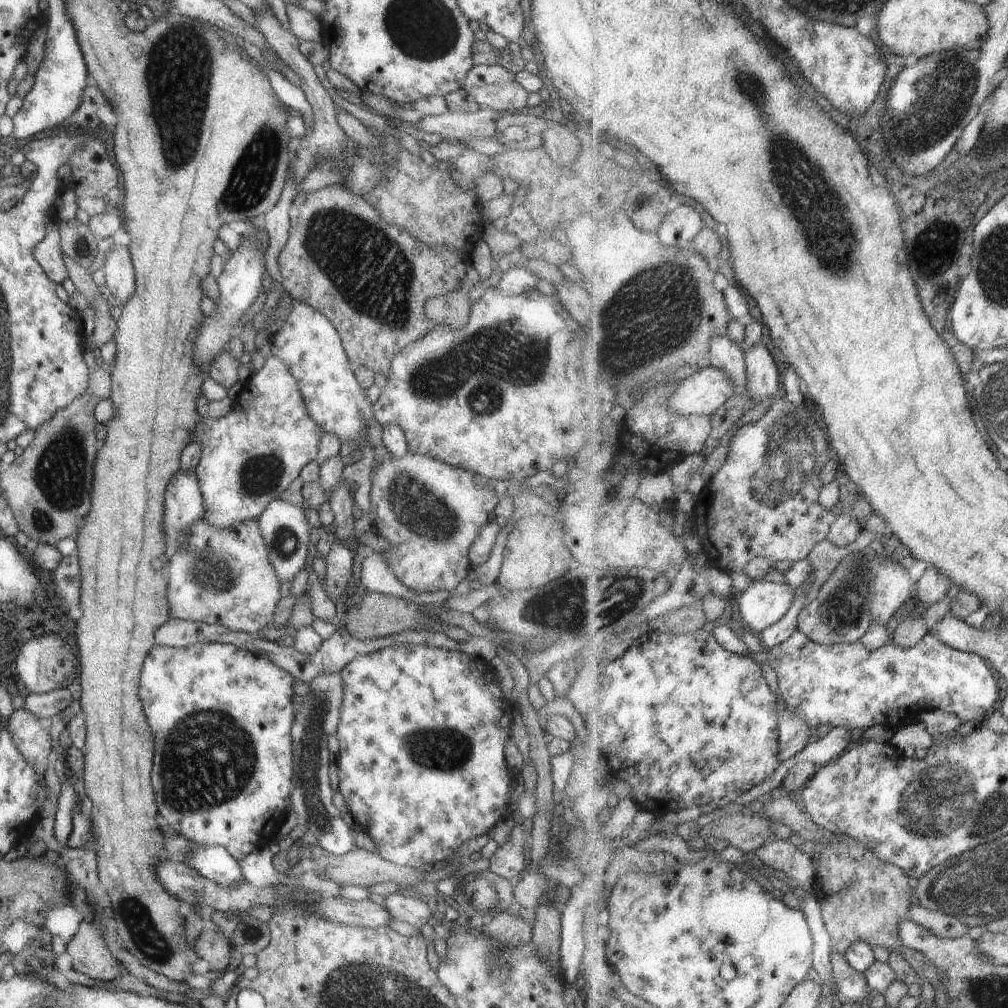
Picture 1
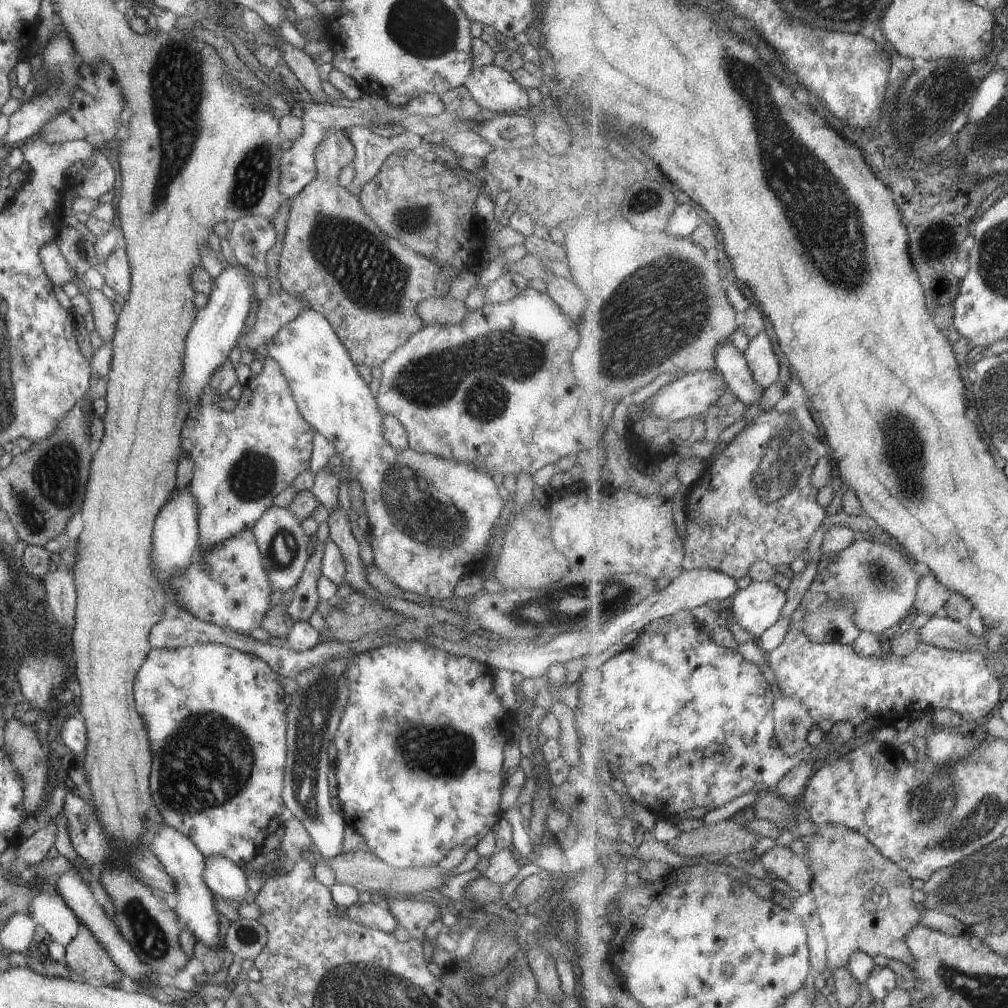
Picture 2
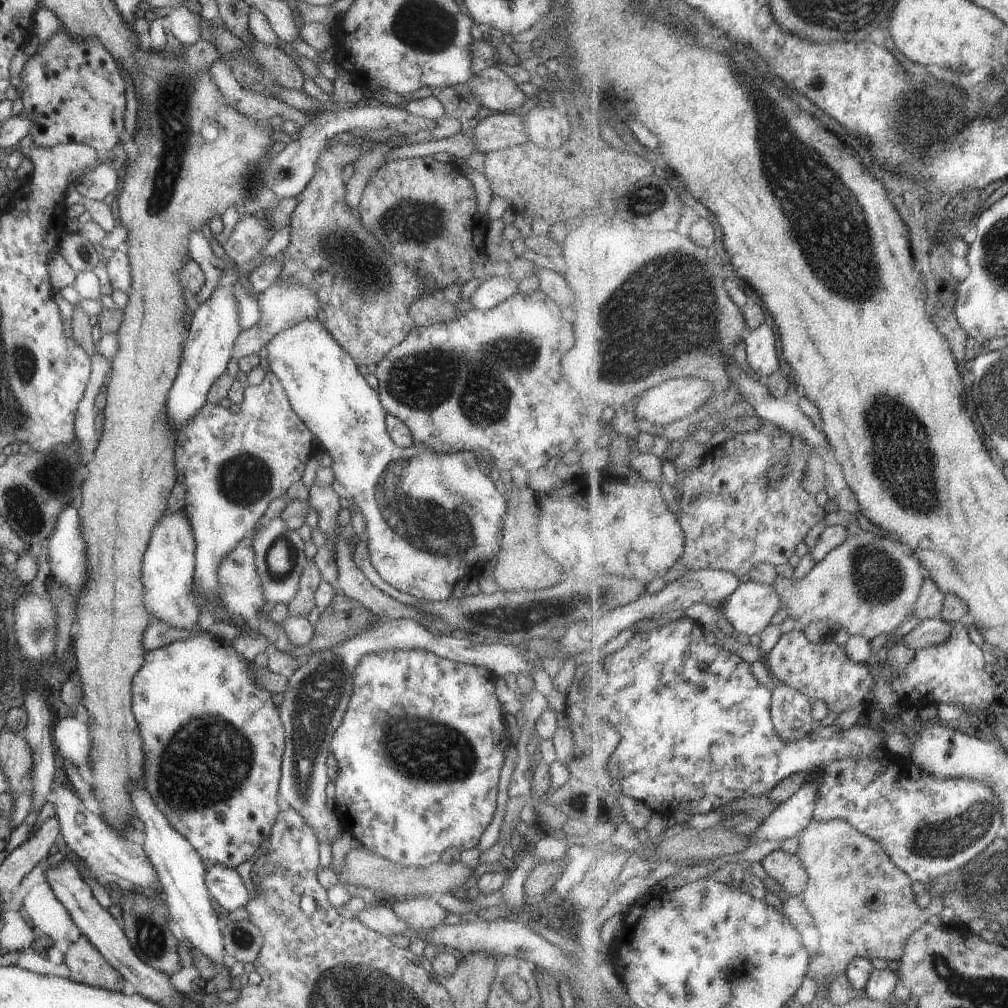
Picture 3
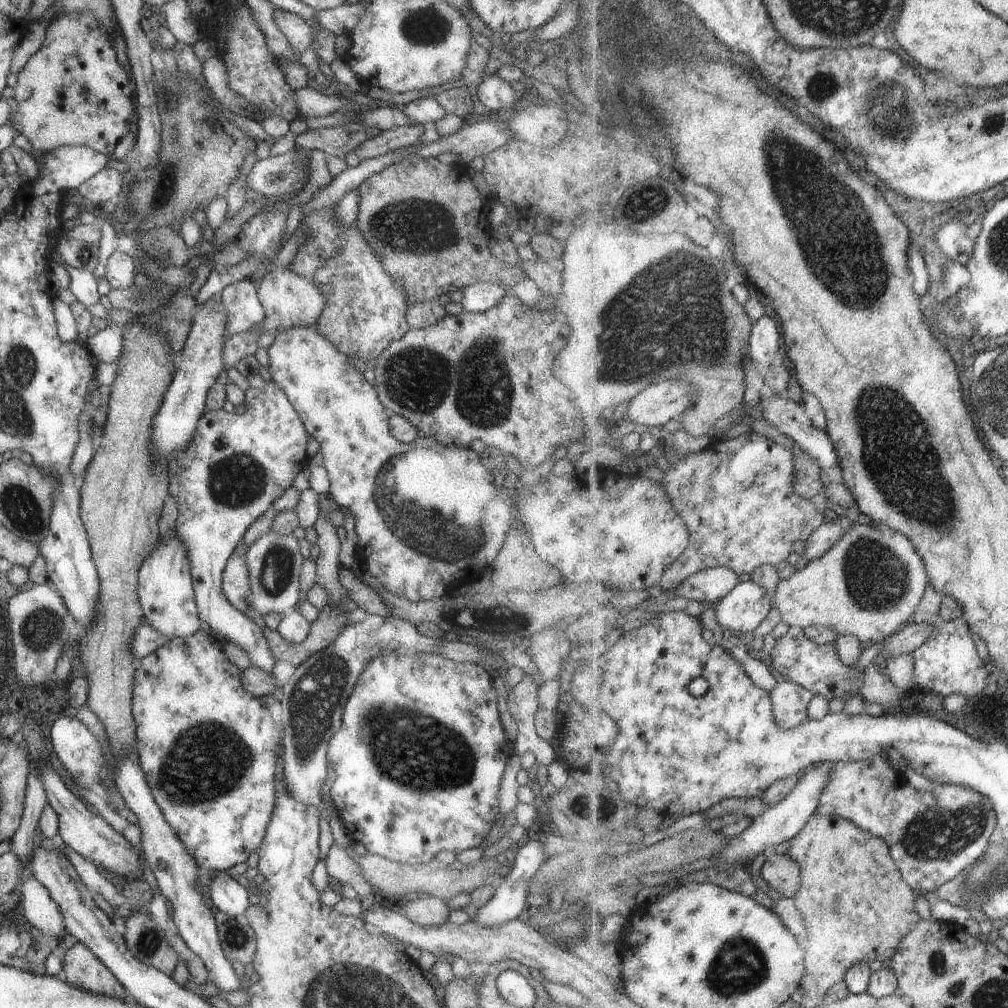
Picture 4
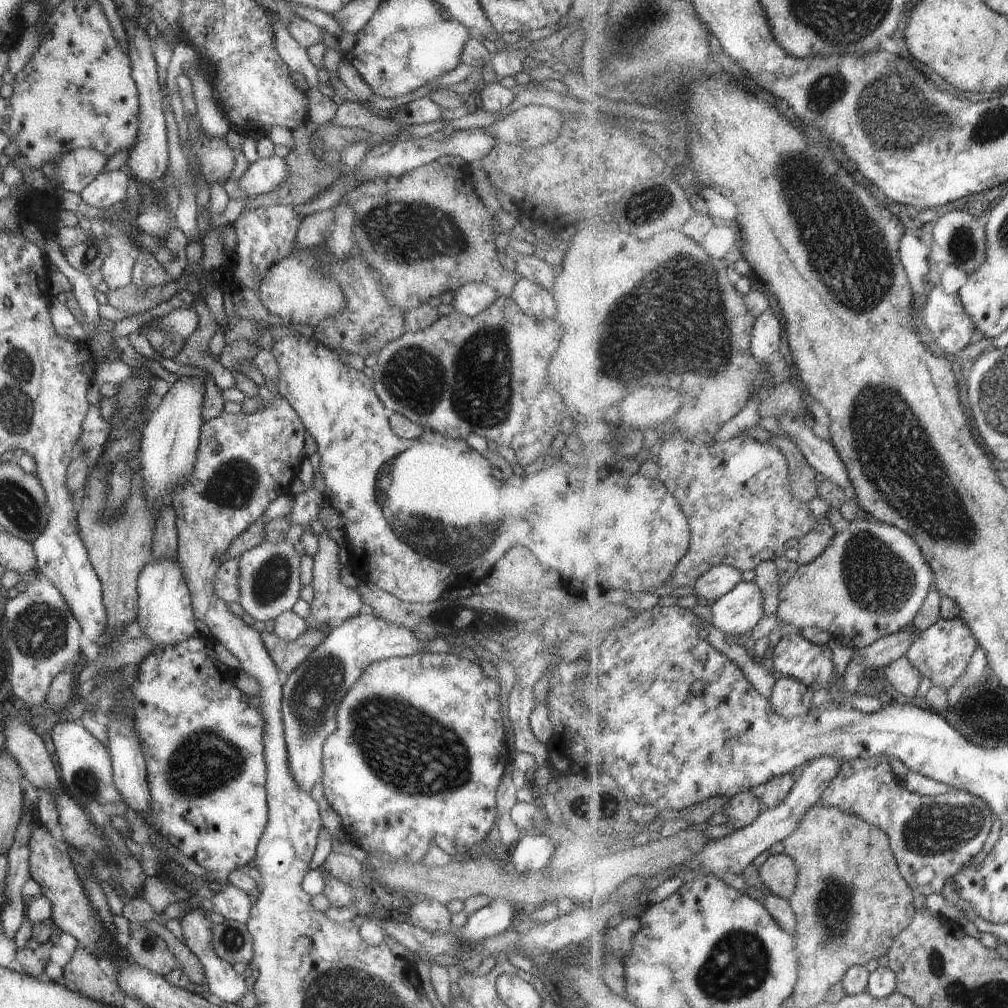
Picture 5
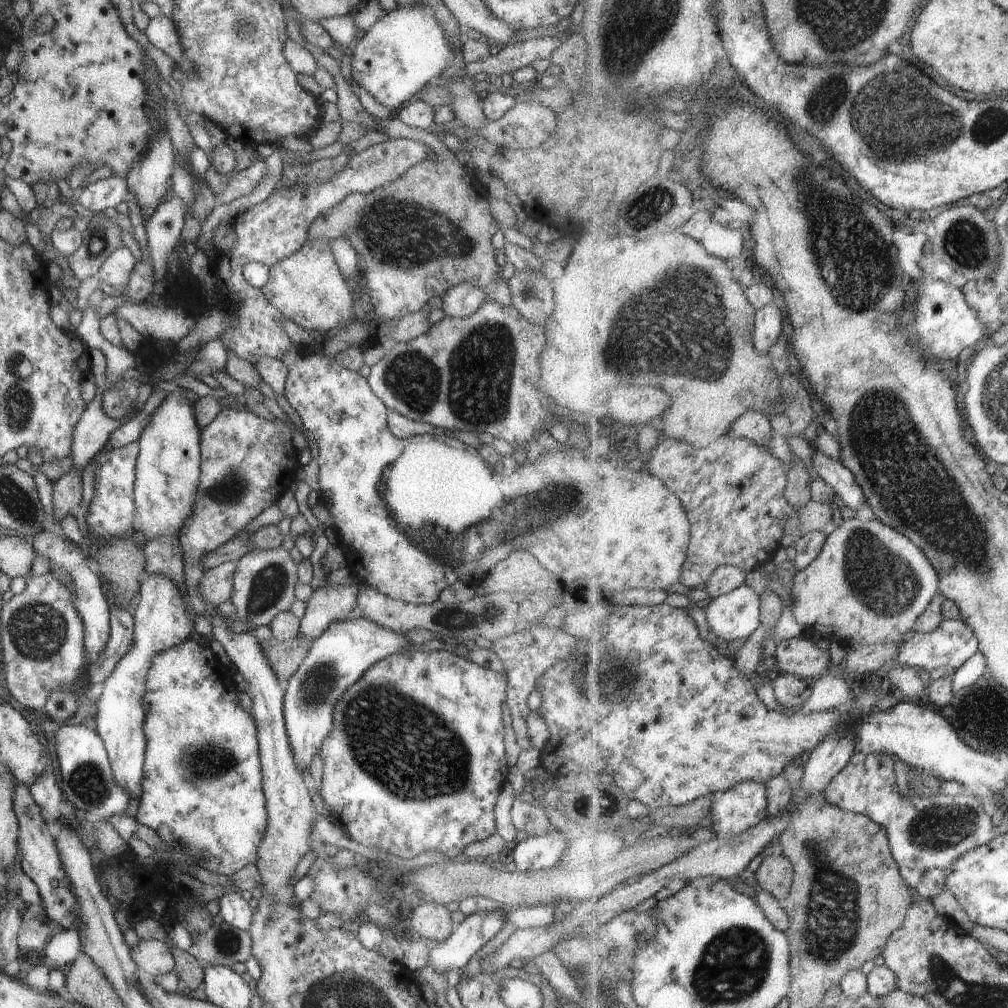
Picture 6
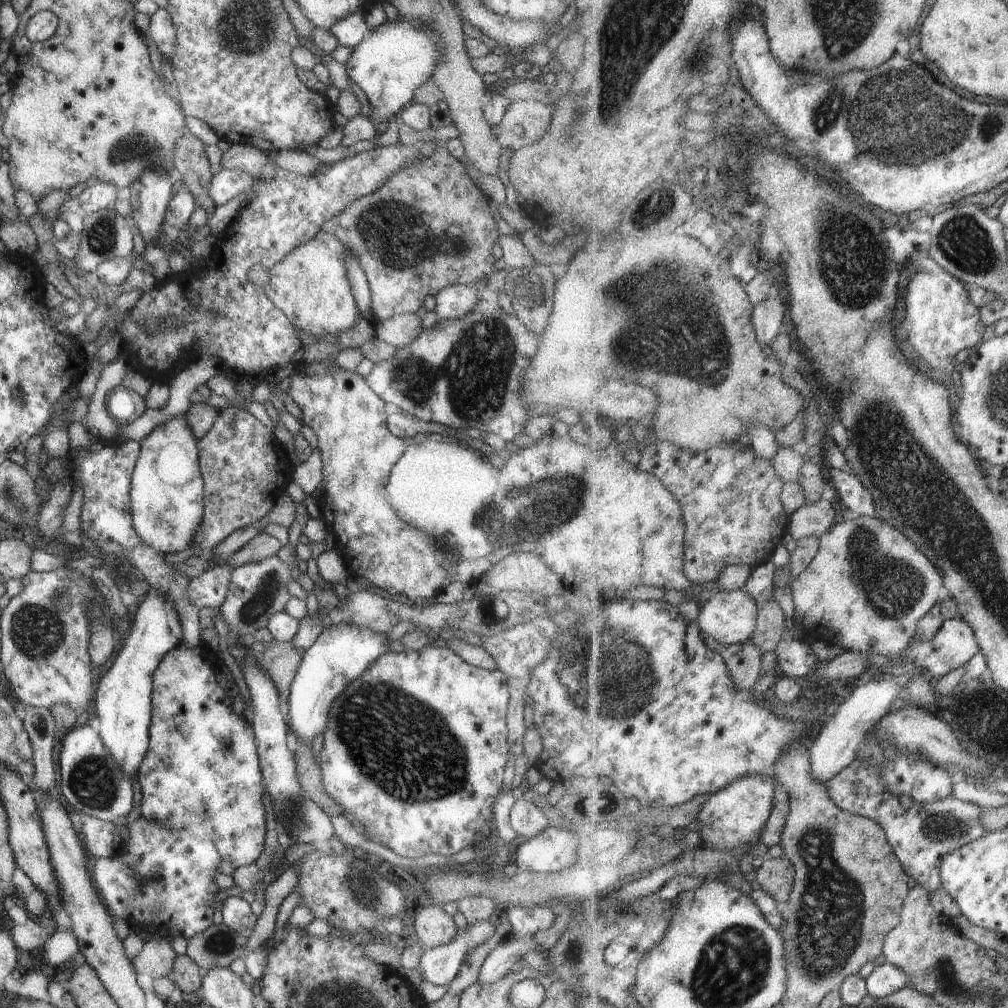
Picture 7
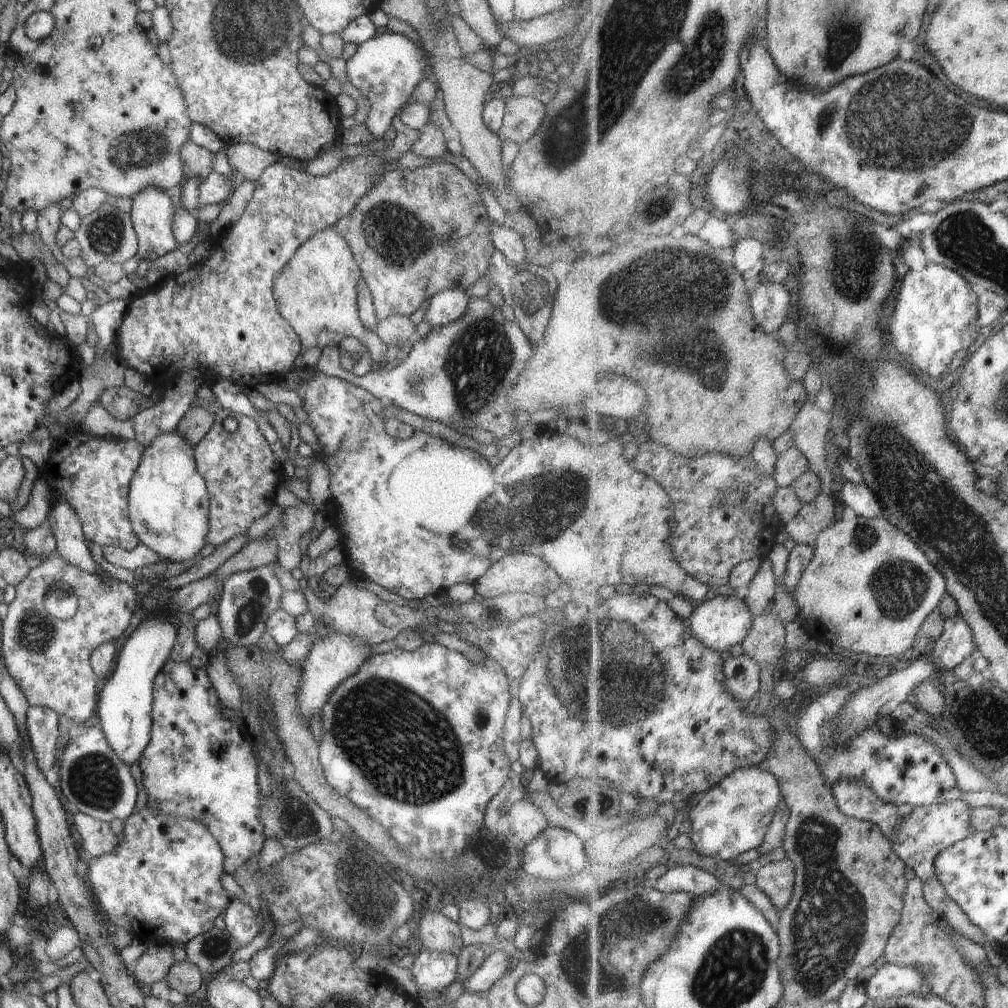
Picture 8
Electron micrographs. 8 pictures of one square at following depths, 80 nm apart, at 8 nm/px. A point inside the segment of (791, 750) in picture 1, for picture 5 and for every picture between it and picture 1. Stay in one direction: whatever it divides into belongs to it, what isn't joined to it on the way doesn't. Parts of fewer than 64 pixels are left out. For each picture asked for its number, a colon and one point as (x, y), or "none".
2: (793, 722)
3: (791, 710)
4: (790, 701)
5: (790, 697)

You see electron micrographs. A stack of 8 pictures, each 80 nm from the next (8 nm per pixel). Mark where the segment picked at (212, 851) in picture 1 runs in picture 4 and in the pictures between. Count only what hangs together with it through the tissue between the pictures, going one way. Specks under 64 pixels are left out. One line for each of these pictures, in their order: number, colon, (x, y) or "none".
2: (222, 878)
3: (224, 885)
4: (227, 895)

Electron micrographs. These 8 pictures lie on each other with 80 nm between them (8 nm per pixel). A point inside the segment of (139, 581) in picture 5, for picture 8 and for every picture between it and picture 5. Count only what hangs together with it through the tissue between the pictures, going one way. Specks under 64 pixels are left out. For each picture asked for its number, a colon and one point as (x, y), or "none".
6: (160, 618)
7: (121, 703)
8: (124, 703)

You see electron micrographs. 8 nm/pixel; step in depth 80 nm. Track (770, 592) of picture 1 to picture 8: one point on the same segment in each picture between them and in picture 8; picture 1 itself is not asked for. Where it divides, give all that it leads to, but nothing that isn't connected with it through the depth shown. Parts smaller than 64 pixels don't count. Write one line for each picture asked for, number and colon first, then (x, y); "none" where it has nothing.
2: (759, 606)
3: (749, 610)
4: (742, 612)
5: (740, 610)
6: (734, 616)
7: (730, 618)
8: (721, 622)

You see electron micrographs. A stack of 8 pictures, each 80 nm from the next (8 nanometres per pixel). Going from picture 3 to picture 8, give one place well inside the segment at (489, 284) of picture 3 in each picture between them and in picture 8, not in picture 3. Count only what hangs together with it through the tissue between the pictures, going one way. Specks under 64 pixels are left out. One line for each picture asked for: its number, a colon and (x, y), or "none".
4: (482, 295)
5: (470, 298)
6: (463, 299)
7: (454, 301)
8: (447, 305)

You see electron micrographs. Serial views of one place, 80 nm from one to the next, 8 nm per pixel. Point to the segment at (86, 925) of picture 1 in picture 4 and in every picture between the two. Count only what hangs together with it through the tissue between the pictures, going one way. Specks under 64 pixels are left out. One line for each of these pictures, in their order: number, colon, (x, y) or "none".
2: (83, 956)
3: (85, 964)
4: (82, 969)

